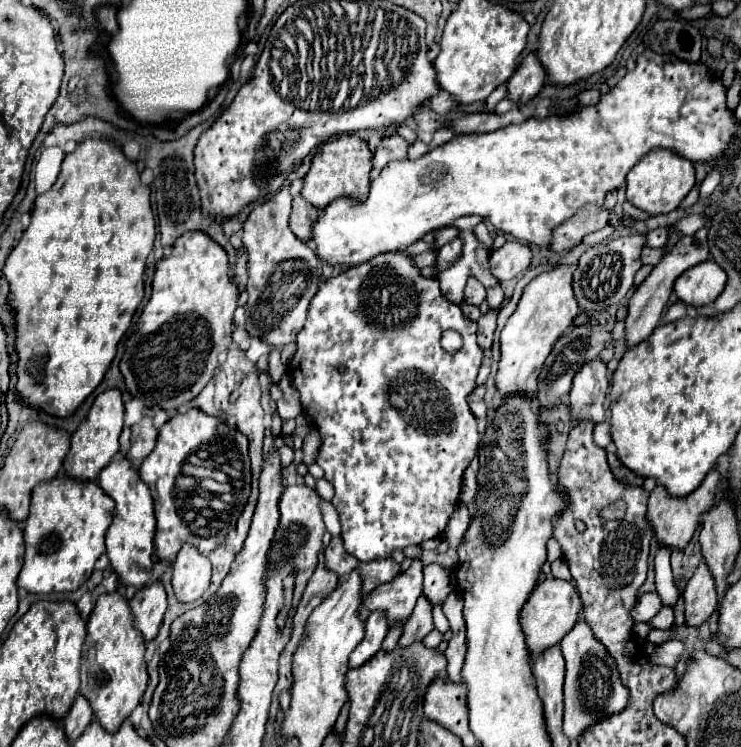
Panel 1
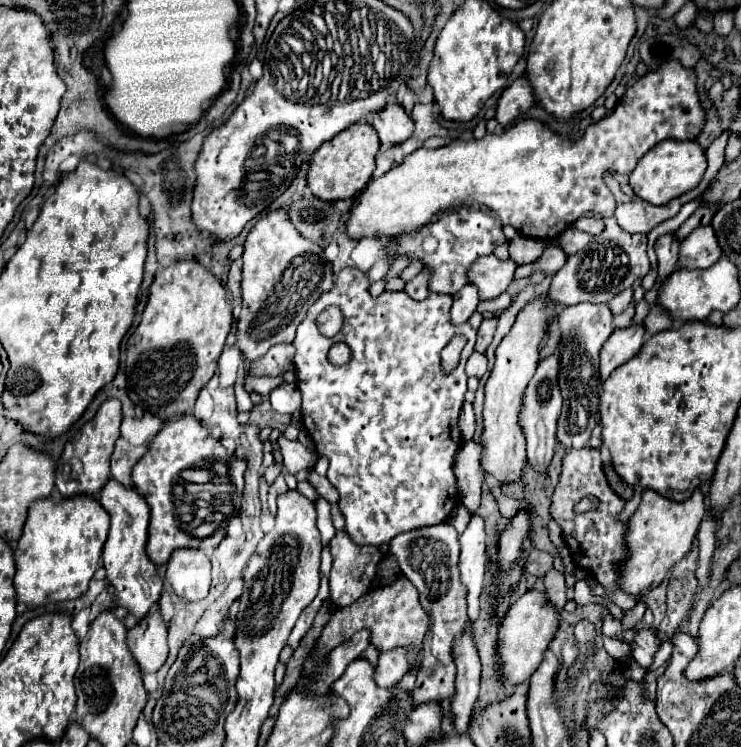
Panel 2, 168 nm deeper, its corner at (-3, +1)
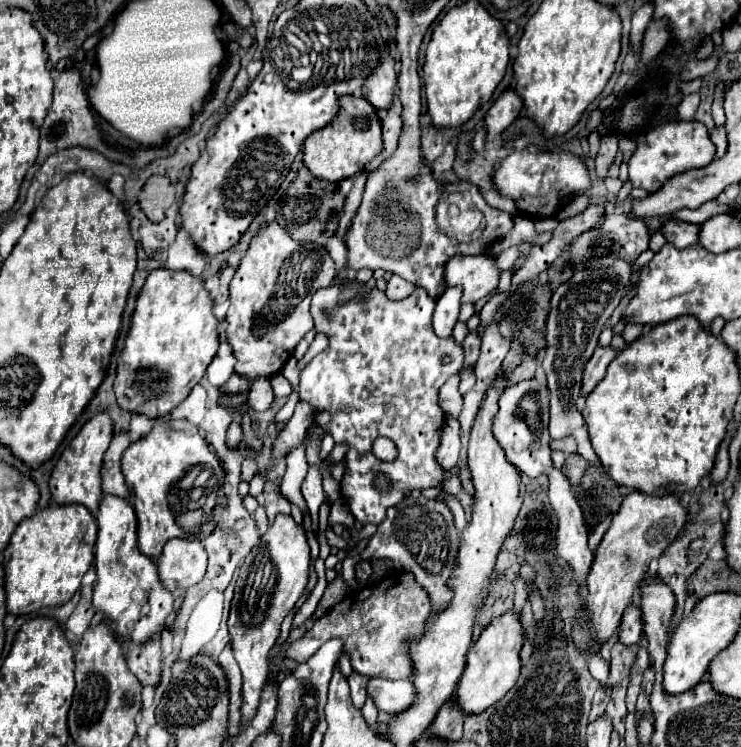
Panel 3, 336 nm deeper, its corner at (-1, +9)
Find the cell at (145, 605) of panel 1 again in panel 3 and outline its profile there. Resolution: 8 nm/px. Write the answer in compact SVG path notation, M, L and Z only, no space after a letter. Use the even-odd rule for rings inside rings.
M149 640L149 644L127 646L127 666L137 676L141 686L157 686L161 680L161 640Z

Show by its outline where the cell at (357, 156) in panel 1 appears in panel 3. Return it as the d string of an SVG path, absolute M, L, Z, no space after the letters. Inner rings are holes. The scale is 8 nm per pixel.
M341 96L339 98L339 112L321 130L315 130L303 142L303 162L305 166L321 180L339 182L361 172L377 154L383 150L381 140L381 120L377 110L369 100L357 96Z

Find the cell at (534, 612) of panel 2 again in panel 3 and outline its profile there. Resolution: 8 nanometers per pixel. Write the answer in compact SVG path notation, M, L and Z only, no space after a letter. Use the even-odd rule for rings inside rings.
M511 610L501 618L495 618L479 636L477 642L473 642L473 646L467 652L467 666L465 672L453 692L453 700L457 702L457 706L461 708L463 714L467 716L475 716L485 712L489 706L493 706L497 700L501 700L509 688L513 688L513 684L519 678L519 670L521 670L521 658L519 658L519 650L523 646L523 626L519 622L519 616Z

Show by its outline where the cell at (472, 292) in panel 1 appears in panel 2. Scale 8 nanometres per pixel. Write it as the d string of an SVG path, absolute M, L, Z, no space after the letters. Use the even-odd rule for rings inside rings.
M467 284L467 288L463 288L463 292L457 292L453 296L453 308L451 308L451 322L453 324L461 324L467 322L469 316L477 310L479 306L479 290L475 288L475 284Z

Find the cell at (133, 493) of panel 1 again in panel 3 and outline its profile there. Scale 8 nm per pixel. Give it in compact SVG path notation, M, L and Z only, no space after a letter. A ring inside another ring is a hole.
M105 496L101 498L99 504L99 514L97 514L97 542L95 542L95 572L97 572L97 582L93 586L93 608L95 612L101 612L109 622L115 624L113 634L115 638L129 640L135 644L145 644L153 636L161 634L167 628L167 616L173 612L173 594L165 590L159 582L157 576L157 566L151 558L139 552L137 548L137 516L133 506L127 500L117 500L115 496Z

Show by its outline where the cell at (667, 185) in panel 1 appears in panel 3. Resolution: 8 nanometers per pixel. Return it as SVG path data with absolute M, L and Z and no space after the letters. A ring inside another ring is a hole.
M665 122L657 128L645 130L637 138L637 148L629 158L629 180L637 188L645 188L647 192L655 192L661 188L669 176L677 172L685 172L689 168L703 168L715 158L715 144L709 138L709 132L703 122Z

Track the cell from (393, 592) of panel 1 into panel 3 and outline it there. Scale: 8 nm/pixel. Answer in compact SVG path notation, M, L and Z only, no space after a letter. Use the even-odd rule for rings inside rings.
M397 572L383 578L375 588L367 586L343 598L325 616L315 620L313 628L307 630L303 638L291 644L291 648L285 652L285 658L303 664L325 644L325 640L339 638L343 642L343 652L349 654L355 672L363 676L385 676L389 680L409 678L411 660L407 656L405 640L409 634L423 632L429 614L431 600L423 586L417 584L411 572Z

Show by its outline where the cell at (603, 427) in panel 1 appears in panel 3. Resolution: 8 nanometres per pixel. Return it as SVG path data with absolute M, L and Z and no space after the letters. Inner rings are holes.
M571 436L562 440L551 439L550 448L552 451L560 450L566 455L566 457L568 457L571 453L577 452L578 442Z

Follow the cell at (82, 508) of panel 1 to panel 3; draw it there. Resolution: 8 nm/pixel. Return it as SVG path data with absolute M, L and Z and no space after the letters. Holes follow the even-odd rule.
M81 504L49 506L37 510L29 520L23 520L13 532L9 546L3 552L1 566L5 570L7 612L25 616L47 606L63 606L79 590L85 572L93 562L93 546L97 538L97 522Z

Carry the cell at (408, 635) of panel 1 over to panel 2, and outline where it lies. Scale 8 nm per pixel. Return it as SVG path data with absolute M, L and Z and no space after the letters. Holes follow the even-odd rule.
M393 648L387 652L381 652L379 662L377 662L377 670L375 670L375 682L381 688L391 688L395 686L409 670L409 654L403 648Z

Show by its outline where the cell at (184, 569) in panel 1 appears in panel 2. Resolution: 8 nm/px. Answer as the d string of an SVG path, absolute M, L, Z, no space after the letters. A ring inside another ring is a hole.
M177 548L167 562L165 578L179 598L199 602L211 586L211 562L203 550Z

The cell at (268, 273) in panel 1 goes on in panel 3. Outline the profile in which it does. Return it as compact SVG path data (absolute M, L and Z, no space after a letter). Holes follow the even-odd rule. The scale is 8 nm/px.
M277 222L267 224L259 234L251 240L249 250L245 252L235 278L229 284L229 312L227 312L227 342L233 348L233 354L237 358L235 372L247 380L257 380L261 376L269 378L277 374L285 362L291 358L295 346L303 338L307 330L313 328L313 318L309 314L309 302L313 292L319 288L327 288L333 282L335 264L329 256L329 252L323 246L305 248L301 242L293 240Z

